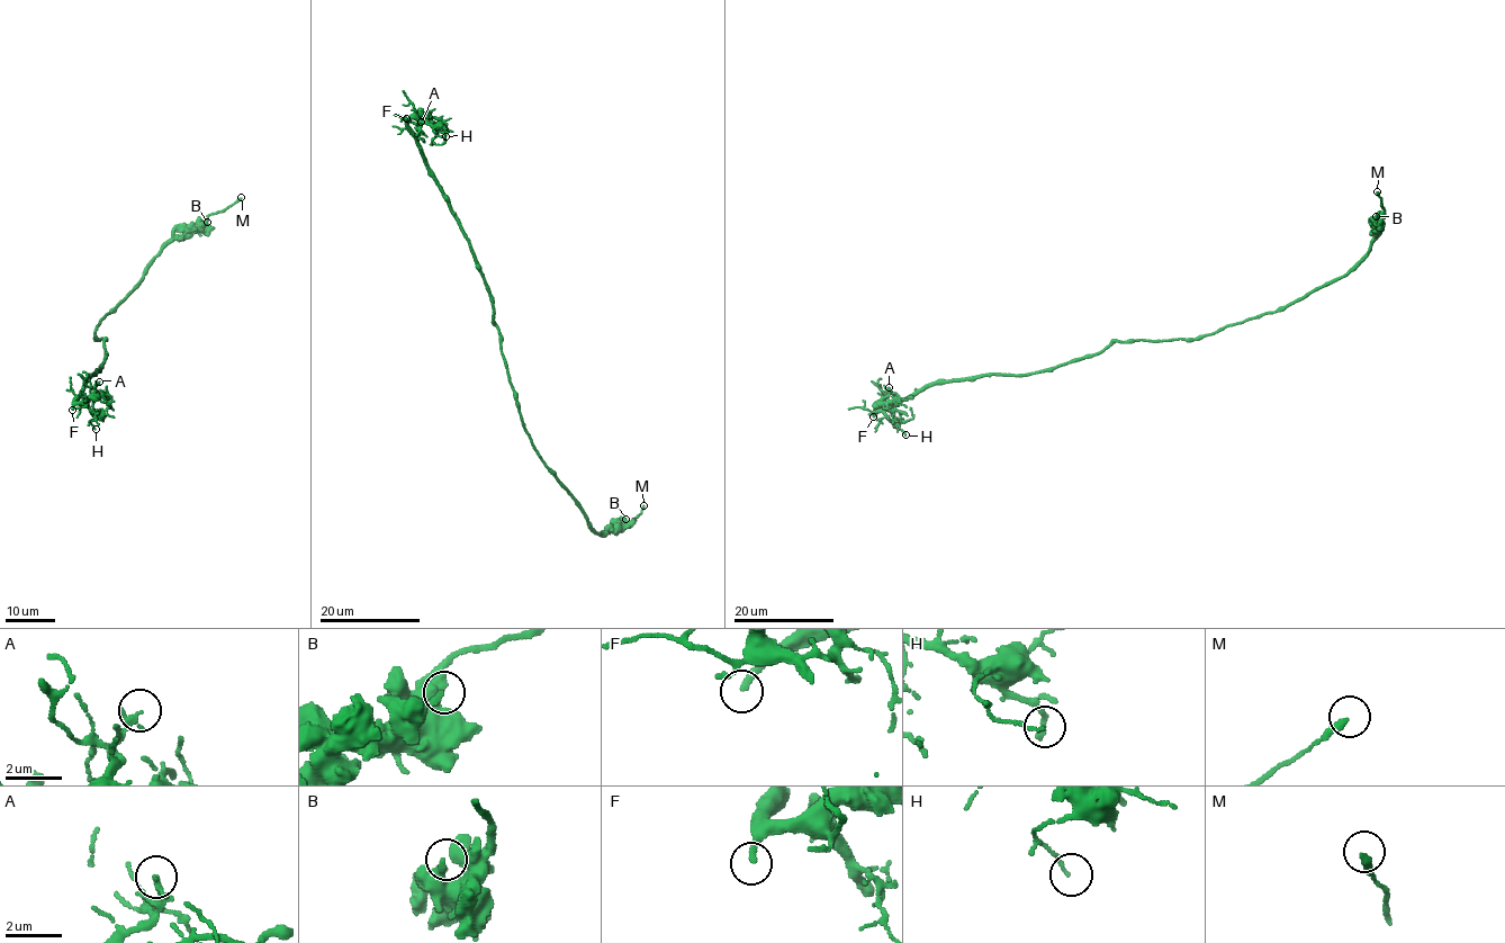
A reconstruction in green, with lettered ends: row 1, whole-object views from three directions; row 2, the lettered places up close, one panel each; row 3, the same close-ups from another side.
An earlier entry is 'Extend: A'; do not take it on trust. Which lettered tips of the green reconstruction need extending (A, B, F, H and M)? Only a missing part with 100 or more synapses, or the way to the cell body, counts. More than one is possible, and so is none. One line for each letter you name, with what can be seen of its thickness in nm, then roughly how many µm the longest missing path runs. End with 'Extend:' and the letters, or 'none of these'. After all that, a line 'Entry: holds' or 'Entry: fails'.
F: 240 nm | 60 µm
Extend: F
Entry: fails

